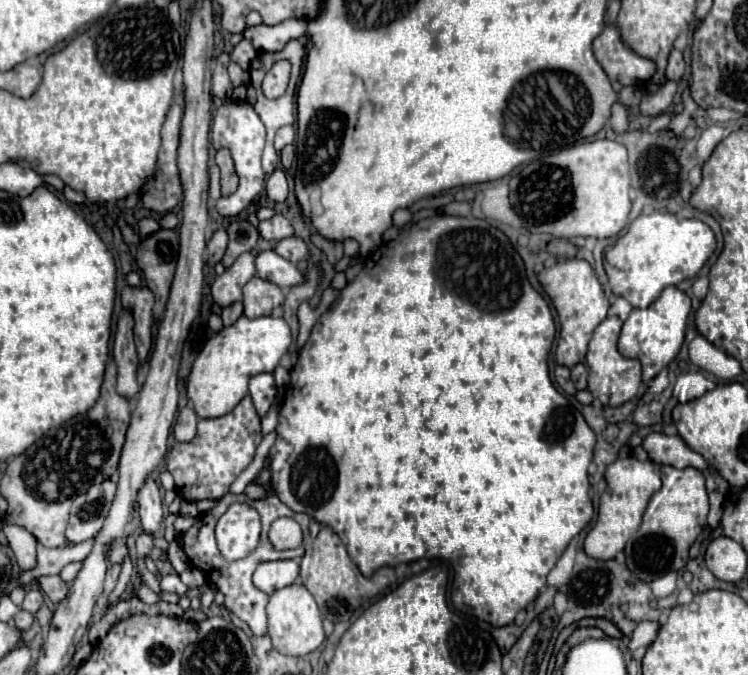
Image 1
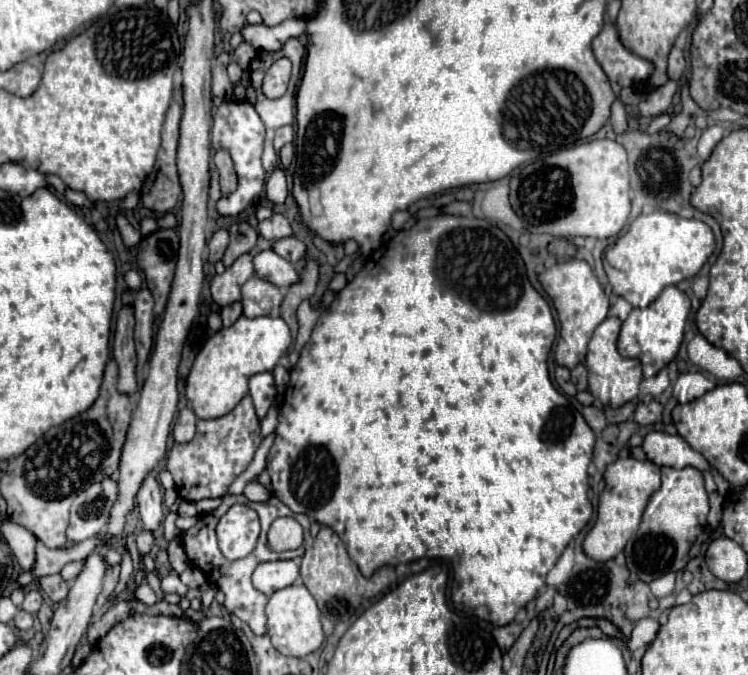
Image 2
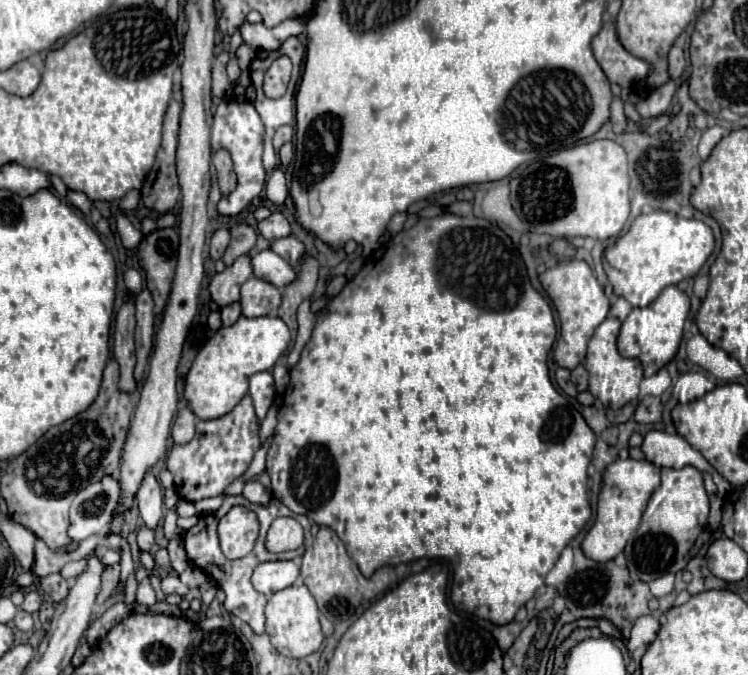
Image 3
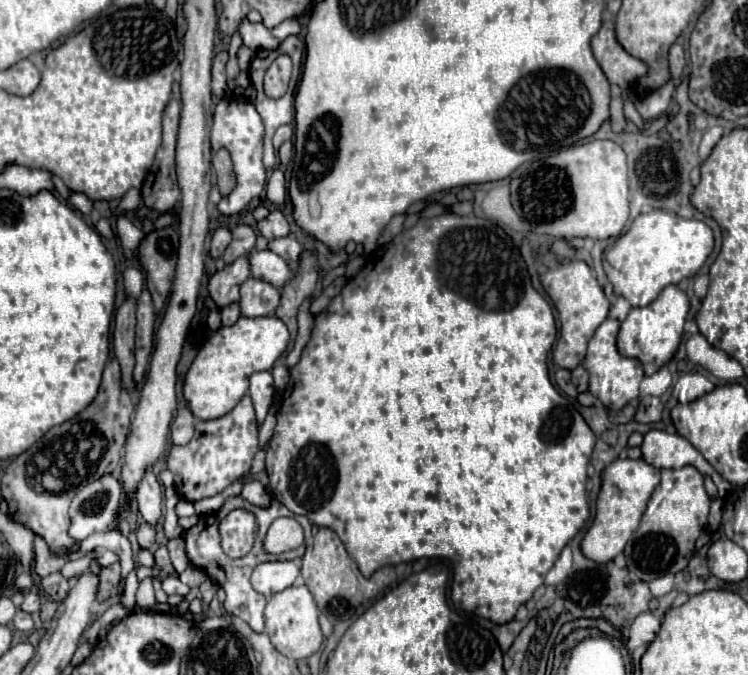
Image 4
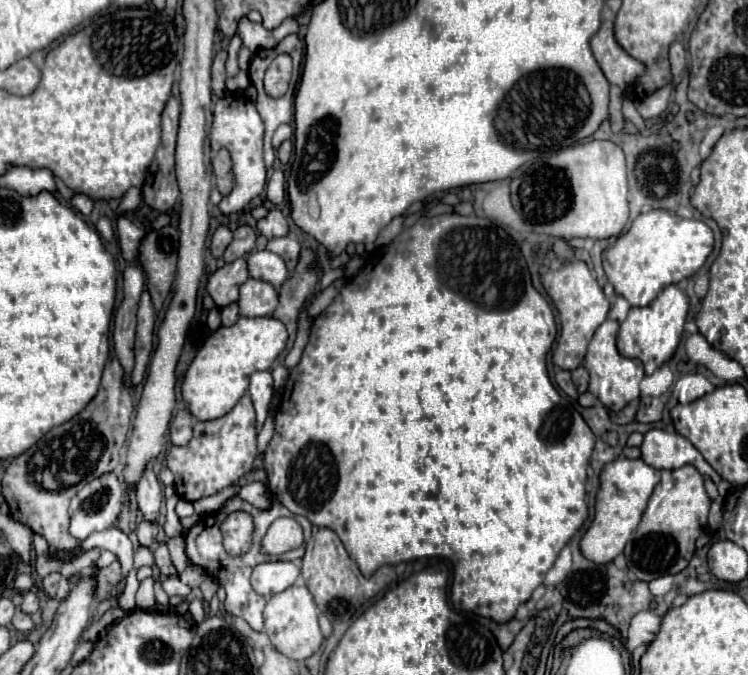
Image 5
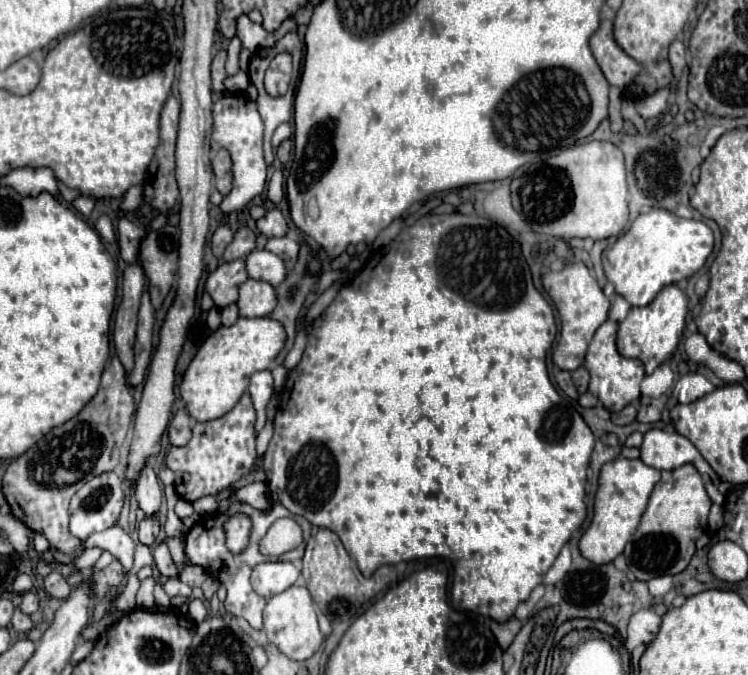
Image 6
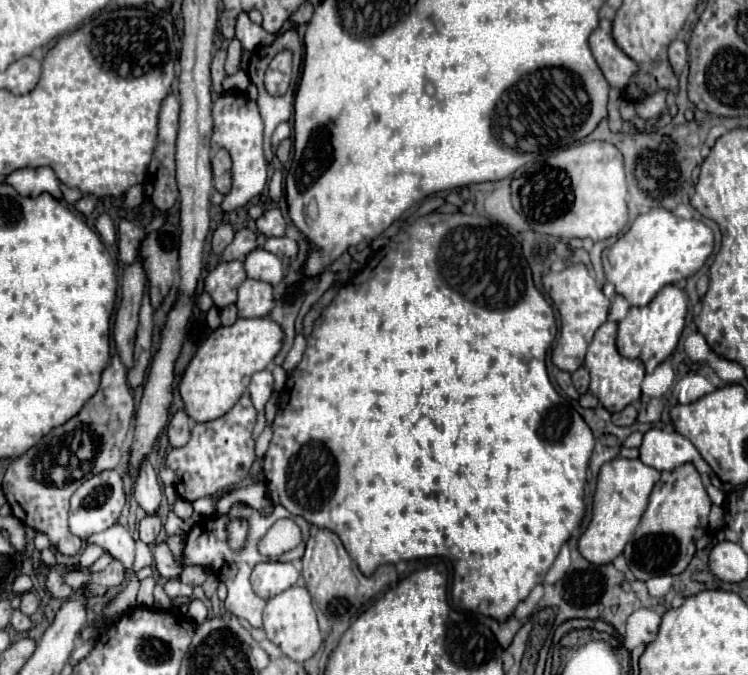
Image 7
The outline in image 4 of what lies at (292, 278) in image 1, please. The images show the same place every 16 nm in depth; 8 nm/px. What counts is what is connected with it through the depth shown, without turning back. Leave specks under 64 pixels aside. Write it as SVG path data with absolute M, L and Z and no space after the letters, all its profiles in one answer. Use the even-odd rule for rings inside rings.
M262 250L250 254L250 266L252 266L252 276L270 282L276 288L282 288L286 282L294 278L294 272L290 266L272 250Z

